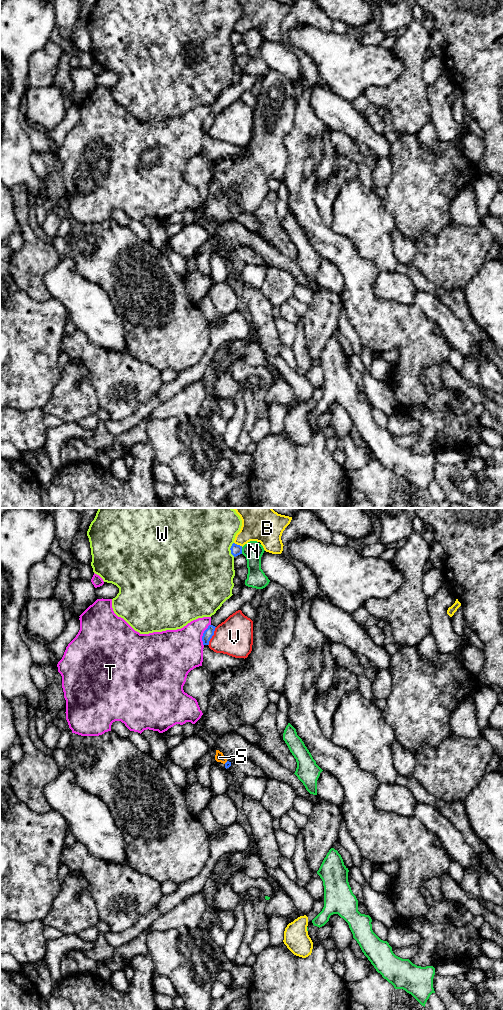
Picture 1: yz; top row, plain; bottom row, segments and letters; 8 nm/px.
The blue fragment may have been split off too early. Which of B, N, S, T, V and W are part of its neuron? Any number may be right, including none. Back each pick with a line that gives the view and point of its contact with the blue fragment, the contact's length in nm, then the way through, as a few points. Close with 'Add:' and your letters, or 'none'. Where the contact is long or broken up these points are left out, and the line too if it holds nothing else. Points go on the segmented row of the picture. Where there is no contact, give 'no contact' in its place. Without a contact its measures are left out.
Add: none

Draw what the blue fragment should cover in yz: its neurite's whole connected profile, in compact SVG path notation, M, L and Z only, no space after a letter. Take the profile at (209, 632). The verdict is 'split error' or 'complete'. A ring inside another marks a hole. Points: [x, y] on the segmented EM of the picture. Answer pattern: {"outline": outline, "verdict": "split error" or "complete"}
{"outline": "M209 625L208 628L204 631L202 636L203 645L209 645L209 641L214 635L215 626Z", "verdict": "complete"}

